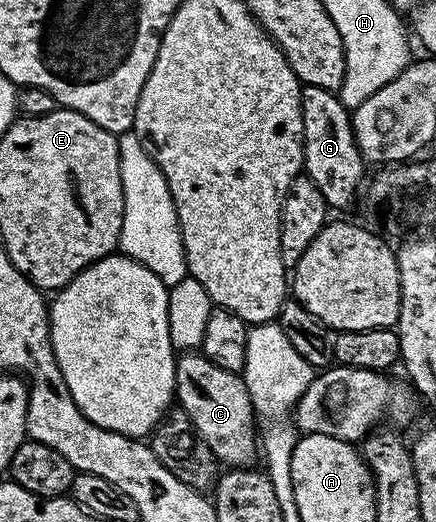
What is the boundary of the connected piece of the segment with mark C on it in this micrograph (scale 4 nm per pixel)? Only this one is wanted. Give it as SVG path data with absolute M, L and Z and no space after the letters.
M187 352L175 363L175 396L177 406L188 414L194 432L227 468L247 468L257 452L255 422L257 415L249 392L239 374L217 368L202 352Z

